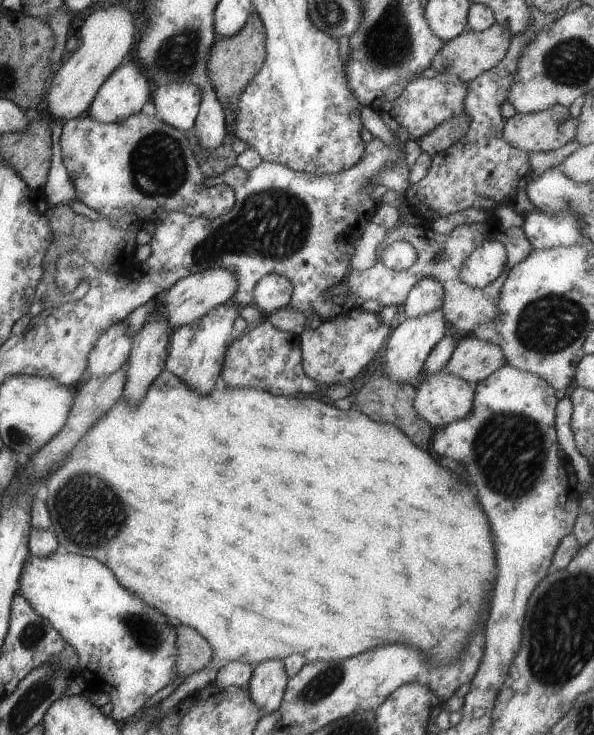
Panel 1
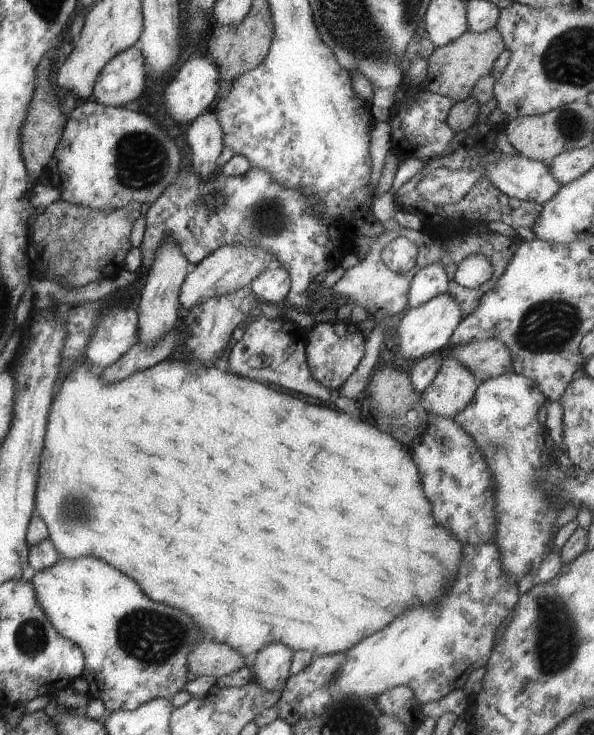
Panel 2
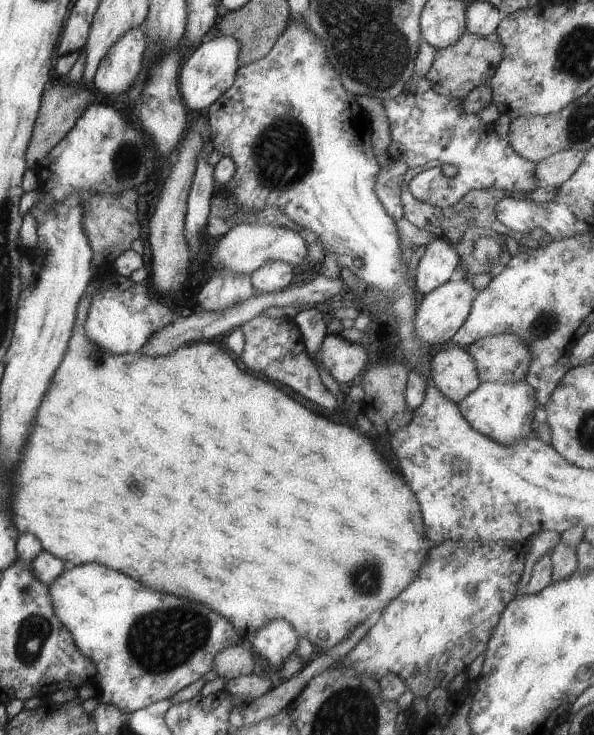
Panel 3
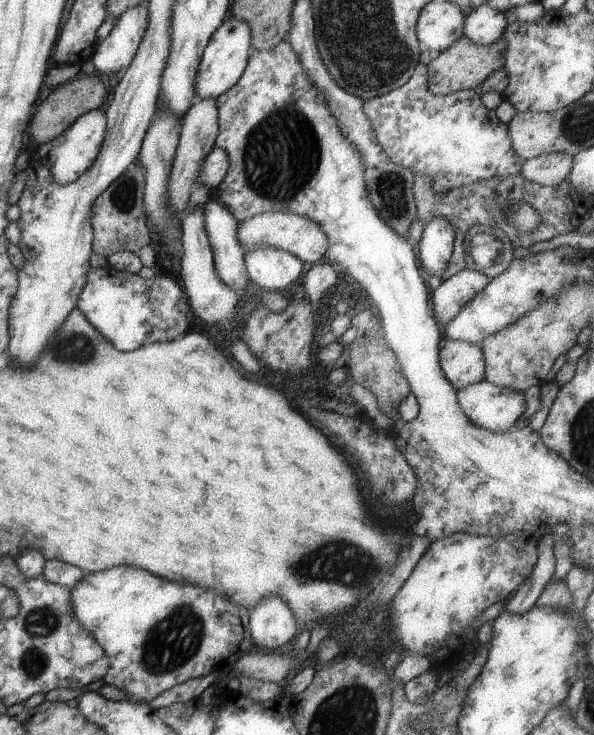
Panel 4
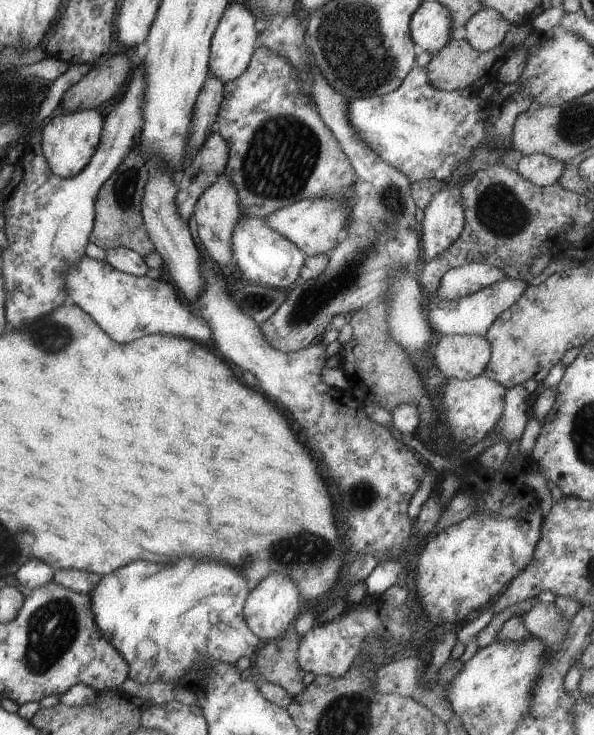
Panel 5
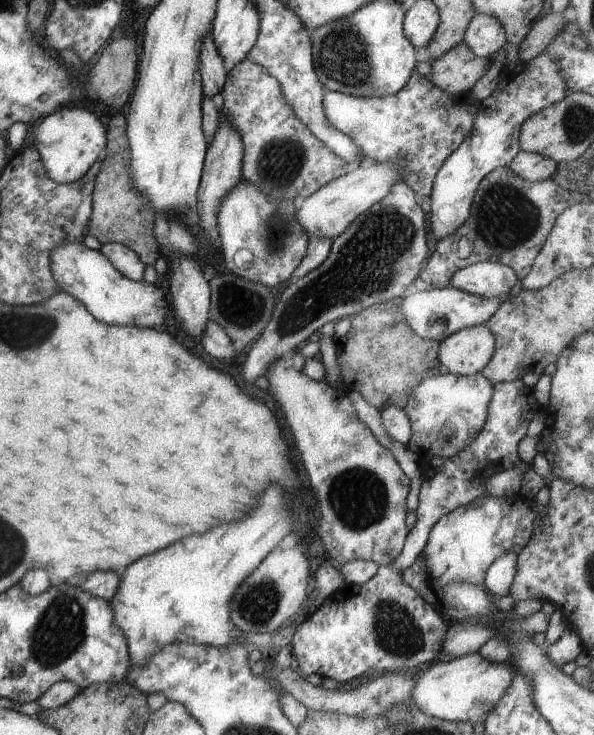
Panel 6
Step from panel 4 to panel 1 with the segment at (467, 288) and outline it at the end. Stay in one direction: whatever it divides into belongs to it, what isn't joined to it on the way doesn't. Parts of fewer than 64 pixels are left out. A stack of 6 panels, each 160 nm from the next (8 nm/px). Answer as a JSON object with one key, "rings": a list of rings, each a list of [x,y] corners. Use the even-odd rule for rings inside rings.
{"rings":[[[440,309],[420,317],[406,318],[398,327],[392,329],[386,339],[386,350],[384,350],[384,370],[391,381],[409,385],[419,383],[424,374],[427,356],[446,334],[444,318],[444,309]]]}

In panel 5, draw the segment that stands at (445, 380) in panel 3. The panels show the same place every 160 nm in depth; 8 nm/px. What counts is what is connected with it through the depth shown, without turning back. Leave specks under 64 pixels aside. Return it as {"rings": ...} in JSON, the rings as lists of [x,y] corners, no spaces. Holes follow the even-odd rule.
{"rings":[[[446,335],[433,344],[434,364],[445,378],[470,380],[484,375],[492,346],[482,336]]]}

